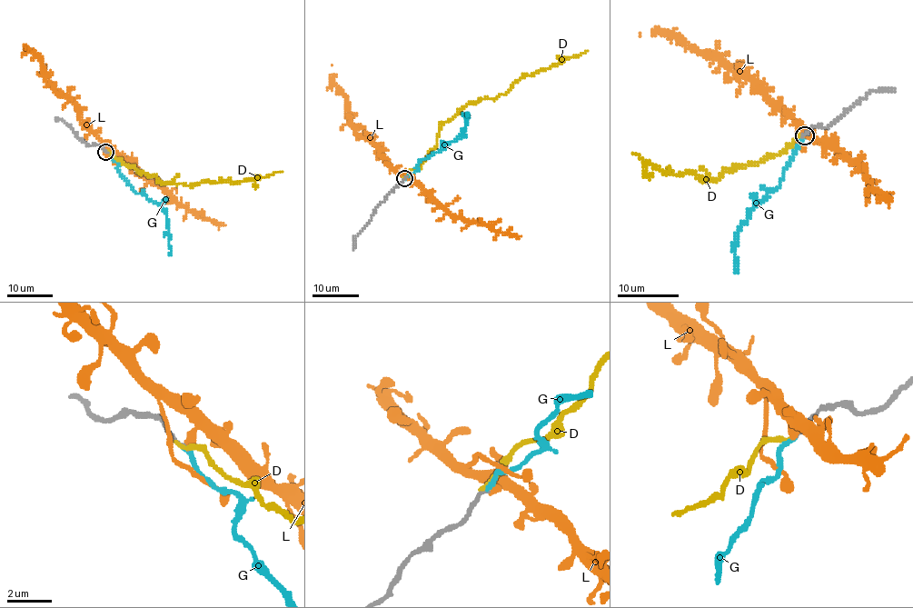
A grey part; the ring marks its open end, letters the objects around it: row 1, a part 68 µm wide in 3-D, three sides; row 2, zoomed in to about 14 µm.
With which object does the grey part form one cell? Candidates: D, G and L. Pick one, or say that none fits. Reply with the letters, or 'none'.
D

